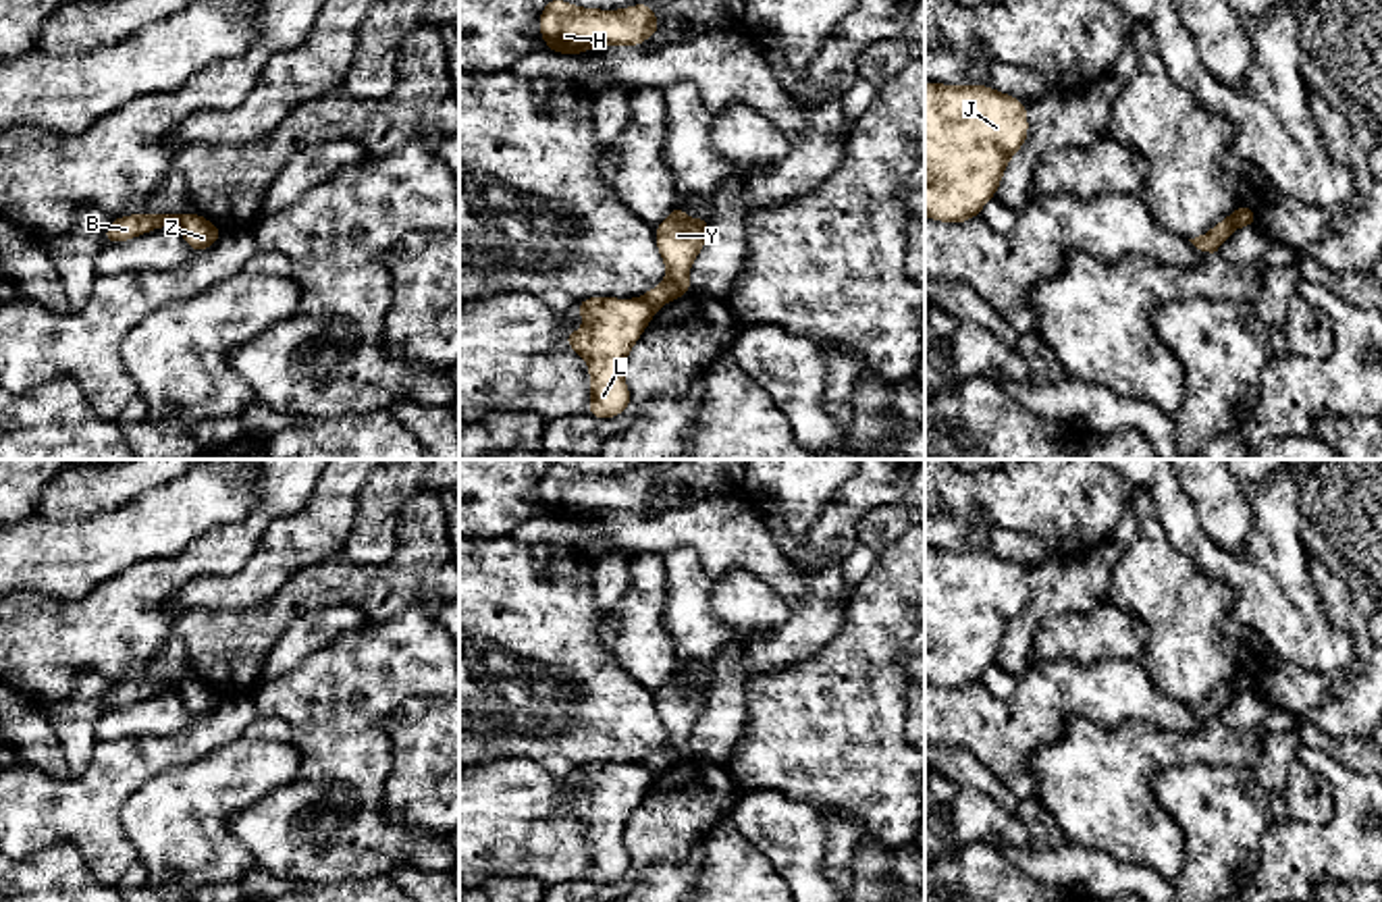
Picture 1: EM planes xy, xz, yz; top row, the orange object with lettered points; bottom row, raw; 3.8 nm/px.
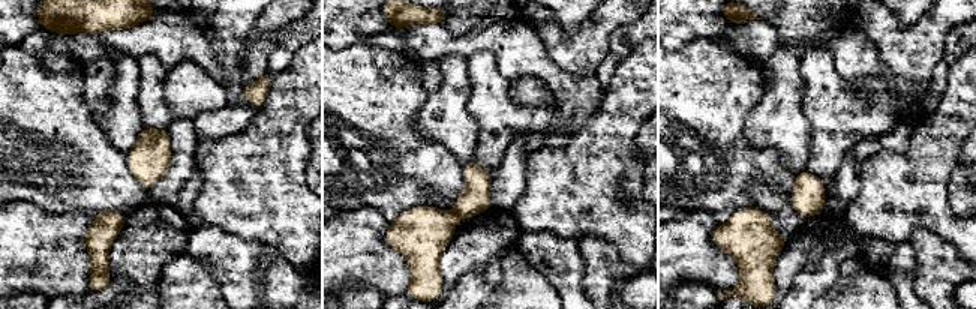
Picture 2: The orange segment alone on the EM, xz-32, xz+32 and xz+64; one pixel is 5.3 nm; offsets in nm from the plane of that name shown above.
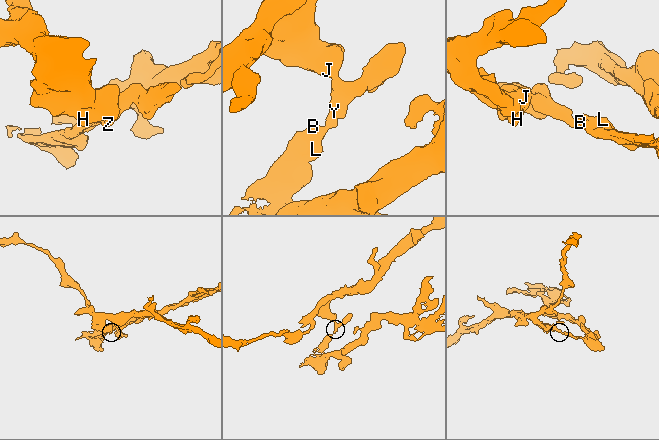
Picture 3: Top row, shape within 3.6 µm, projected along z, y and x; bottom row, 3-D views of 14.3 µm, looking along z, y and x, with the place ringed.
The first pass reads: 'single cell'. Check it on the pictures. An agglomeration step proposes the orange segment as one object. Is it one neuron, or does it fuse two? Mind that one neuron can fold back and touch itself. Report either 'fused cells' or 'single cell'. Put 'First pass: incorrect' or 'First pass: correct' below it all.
fused cells
First pass: incorrect

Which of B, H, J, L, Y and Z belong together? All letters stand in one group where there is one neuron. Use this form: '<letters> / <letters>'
B L / H J Y Z

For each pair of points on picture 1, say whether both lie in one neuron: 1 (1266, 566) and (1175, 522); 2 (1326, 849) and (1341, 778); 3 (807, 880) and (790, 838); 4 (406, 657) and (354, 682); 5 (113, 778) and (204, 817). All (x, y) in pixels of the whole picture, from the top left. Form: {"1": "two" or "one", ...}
{"1": "one", "2": "one", "3": "one", "4": "one", "5": "two"}

